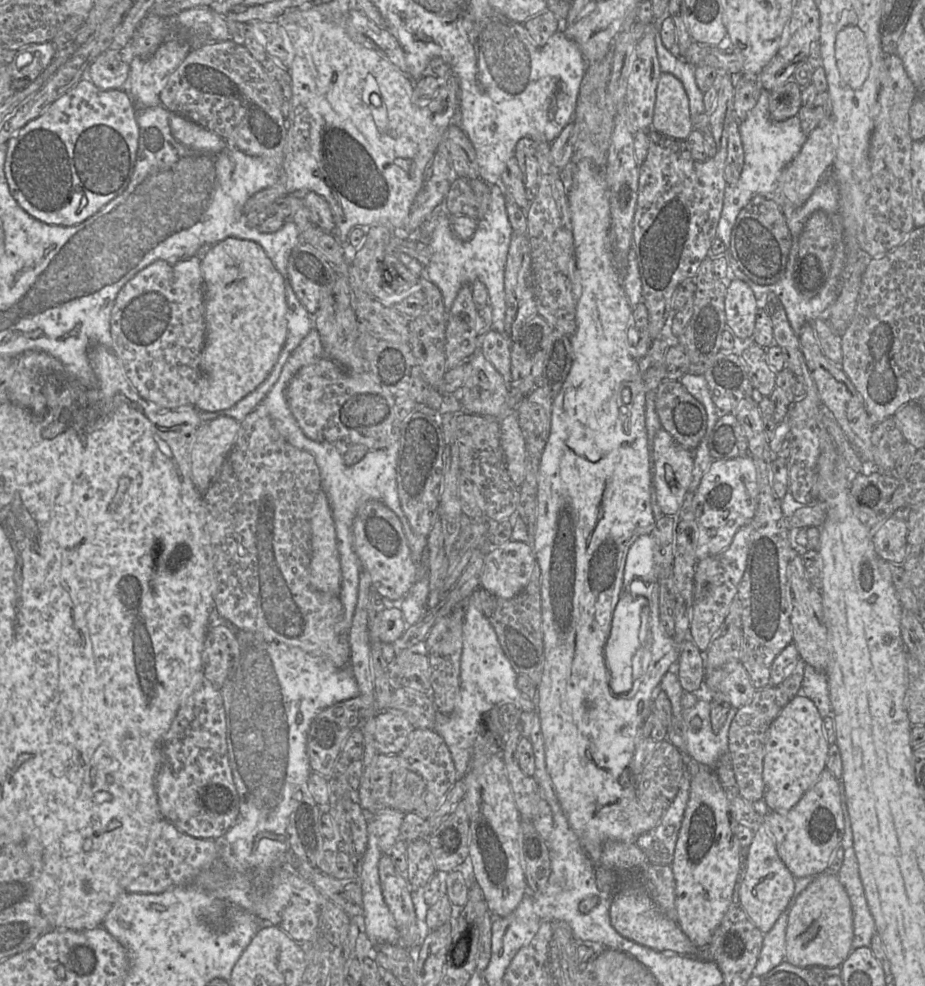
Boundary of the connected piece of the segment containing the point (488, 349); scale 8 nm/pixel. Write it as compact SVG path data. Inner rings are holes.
M493 328L480 337L479 351L503 376L509 385L511 381L511 340L505 333Z

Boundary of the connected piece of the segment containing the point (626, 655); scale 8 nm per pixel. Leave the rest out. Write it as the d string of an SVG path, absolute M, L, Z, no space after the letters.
M623 589L621 598L614 609L611 632L604 647L604 658L607 668L616 678L617 684L614 693L620 696L627 694L633 686L632 661L635 652L640 646L639 632L641 626L641 612L648 606L648 599L630 593Z

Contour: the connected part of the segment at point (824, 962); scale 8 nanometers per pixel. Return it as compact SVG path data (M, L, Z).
M837 874L817 875L793 905L786 929L785 961L797 967L840 967L853 950L853 913Z

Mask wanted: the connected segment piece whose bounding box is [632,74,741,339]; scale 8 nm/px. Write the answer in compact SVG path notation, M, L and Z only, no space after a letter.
M719 74L718 78L715 81L715 84L713 85L718 90L718 95L717 95L714 111L709 116L709 125L710 125L711 133L716 142L716 147L717 147L717 151L714 156L708 158L705 161L695 160L693 159L690 151L687 149L685 140L673 139L671 137L668 137L652 129L649 129L649 132L648 132L649 148L648 148L647 156L644 162L639 166L638 198L637 198L637 205L636 205L636 210L634 215L634 221L633 221L632 249L634 250L636 259L637 259L639 275L640 275L641 284L642 284L642 297L643 297L643 302L645 303L648 309L649 331L650 331L650 336L652 339L659 336L659 334L661 333L661 331L663 330L666 324L666 320L668 316L670 315L671 311L678 311L678 310L673 310L671 306L671 299L675 289L684 280L694 279L701 263L706 258L708 258L713 240L717 238L717 227L718 227L719 219L723 209L725 189L728 185L724 177L725 161L727 157L727 137L722 137L722 132L723 132L724 122L725 120L727 120L727 117L734 117L733 99L734 99L734 93L735 93L736 76L741 76L741 75Z

